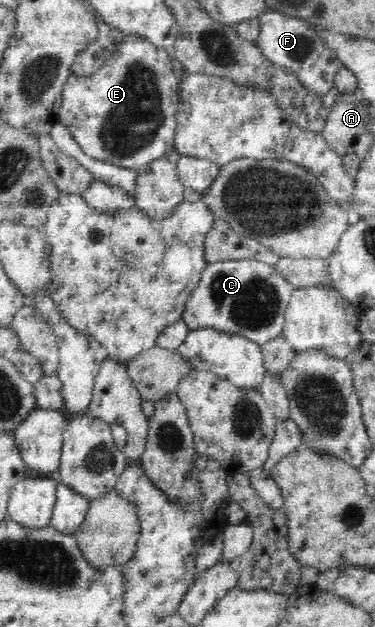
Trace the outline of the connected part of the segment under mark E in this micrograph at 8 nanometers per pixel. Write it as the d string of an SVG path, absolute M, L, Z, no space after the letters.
M136 35L126 38L128 43L120 51L120 57L103 71L90 78L76 79L71 75L68 86L64 89L63 102L58 114L60 121L68 126L82 150L90 157L123 168L140 170L177 151L175 135L180 82L176 80L178 77L174 74L171 65L172 54L169 50Z

